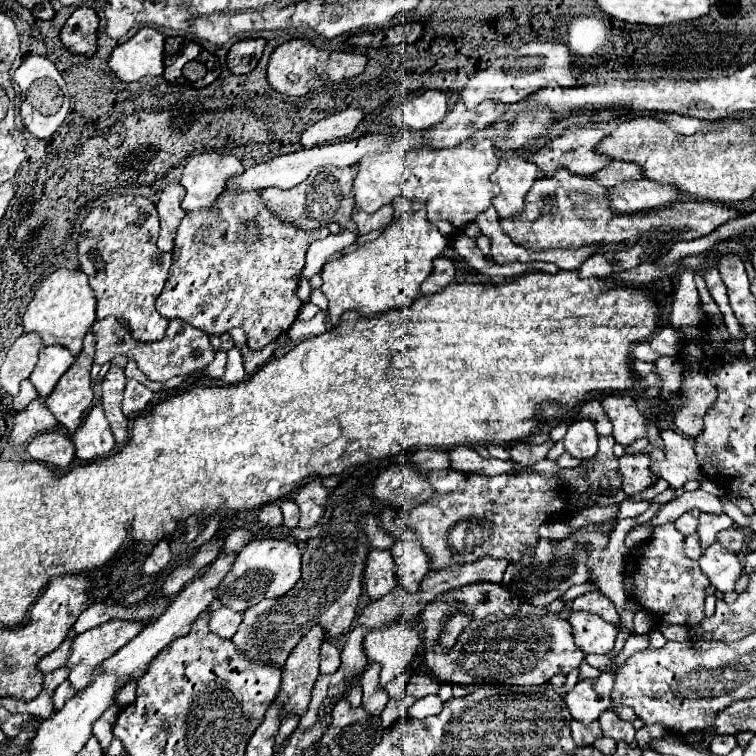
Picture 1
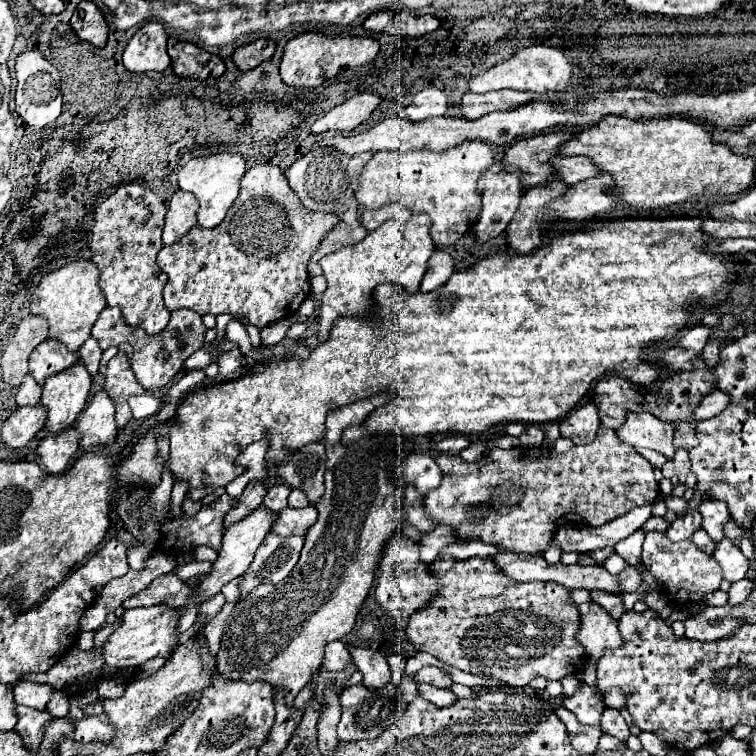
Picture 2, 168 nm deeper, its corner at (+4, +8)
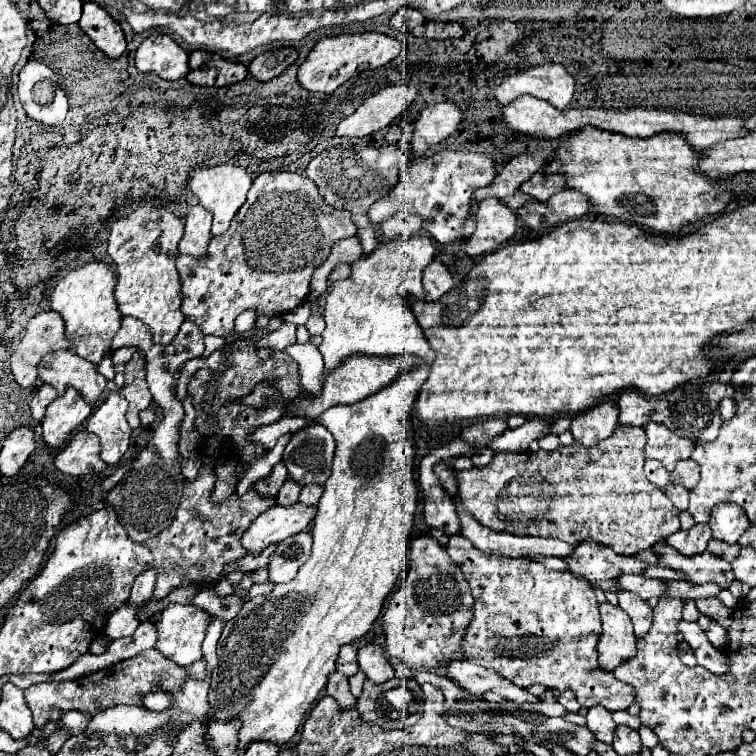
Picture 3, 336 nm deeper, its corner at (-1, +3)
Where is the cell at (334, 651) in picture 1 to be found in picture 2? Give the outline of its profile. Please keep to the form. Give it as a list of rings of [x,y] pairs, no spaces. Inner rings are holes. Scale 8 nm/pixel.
[[[337,640],[337,642],[329,642],[325,646],[325,658],[323,658],[325,670],[343,670],[349,660],[351,660],[351,654],[343,642]]]

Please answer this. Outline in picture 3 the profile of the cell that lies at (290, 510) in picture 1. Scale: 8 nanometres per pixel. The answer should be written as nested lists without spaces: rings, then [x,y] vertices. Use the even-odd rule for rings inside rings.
[[[306,485],[302,487],[302,493],[300,493],[300,503],[304,505],[316,505],[320,495],[322,495],[324,487],[322,485]]]

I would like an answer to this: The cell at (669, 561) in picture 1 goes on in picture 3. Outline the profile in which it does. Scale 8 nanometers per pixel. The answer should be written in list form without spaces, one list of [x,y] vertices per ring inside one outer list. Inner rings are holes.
[[[658,541],[654,549],[660,553],[660,565],[674,567],[678,571],[684,571],[690,577],[690,583],[704,585],[704,583],[716,583],[720,587],[728,587],[734,581],[734,573],[730,563],[726,563],[720,557],[714,557],[710,551],[704,551],[696,557],[682,557],[672,547],[666,545],[666,541]]]

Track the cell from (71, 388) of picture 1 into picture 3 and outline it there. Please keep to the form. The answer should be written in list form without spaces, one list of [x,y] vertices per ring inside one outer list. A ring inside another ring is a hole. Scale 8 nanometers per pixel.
[[[72,387],[66,389],[66,393],[54,399],[46,409],[46,415],[42,419],[44,441],[54,449],[62,447],[72,437],[72,433],[84,425],[90,413],[92,407],[82,399],[82,395]]]

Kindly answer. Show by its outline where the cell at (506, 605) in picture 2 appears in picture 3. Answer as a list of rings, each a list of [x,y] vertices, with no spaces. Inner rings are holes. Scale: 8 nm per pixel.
[[[460,533],[450,537],[448,541],[450,557],[460,563],[466,581],[474,593],[474,619],[466,631],[462,641],[464,659],[474,661],[482,667],[494,669],[516,687],[530,687],[534,683],[542,683],[548,689],[556,691],[572,691],[582,707],[602,705],[610,713],[626,711],[634,703],[634,687],[618,681],[610,671],[604,671],[598,665],[598,637],[600,615],[598,601],[590,581],[570,573],[570,571],[548,571],[544,565],[526,559],[526,557],[502,557],[500,553],[478,553],[470,541],[466,541]]]

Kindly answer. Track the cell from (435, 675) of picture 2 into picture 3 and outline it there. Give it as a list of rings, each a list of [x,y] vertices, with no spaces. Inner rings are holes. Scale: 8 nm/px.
[[[454,661],[446,667],[446,673],[452,681],[456,681],[462,689],[466,689],[468,693],[472,693],[476,697],[482,697],[484,693],[492,691],[492,693],[504,695],[516,703],[526,703],[526,701],[530,703],[530,699],[536,699],[528,691],[518,689],[516,685],[512,685],[510,681],[506,681],[504,677],[494,673],[492,669],[480,667],[472,661]]]

